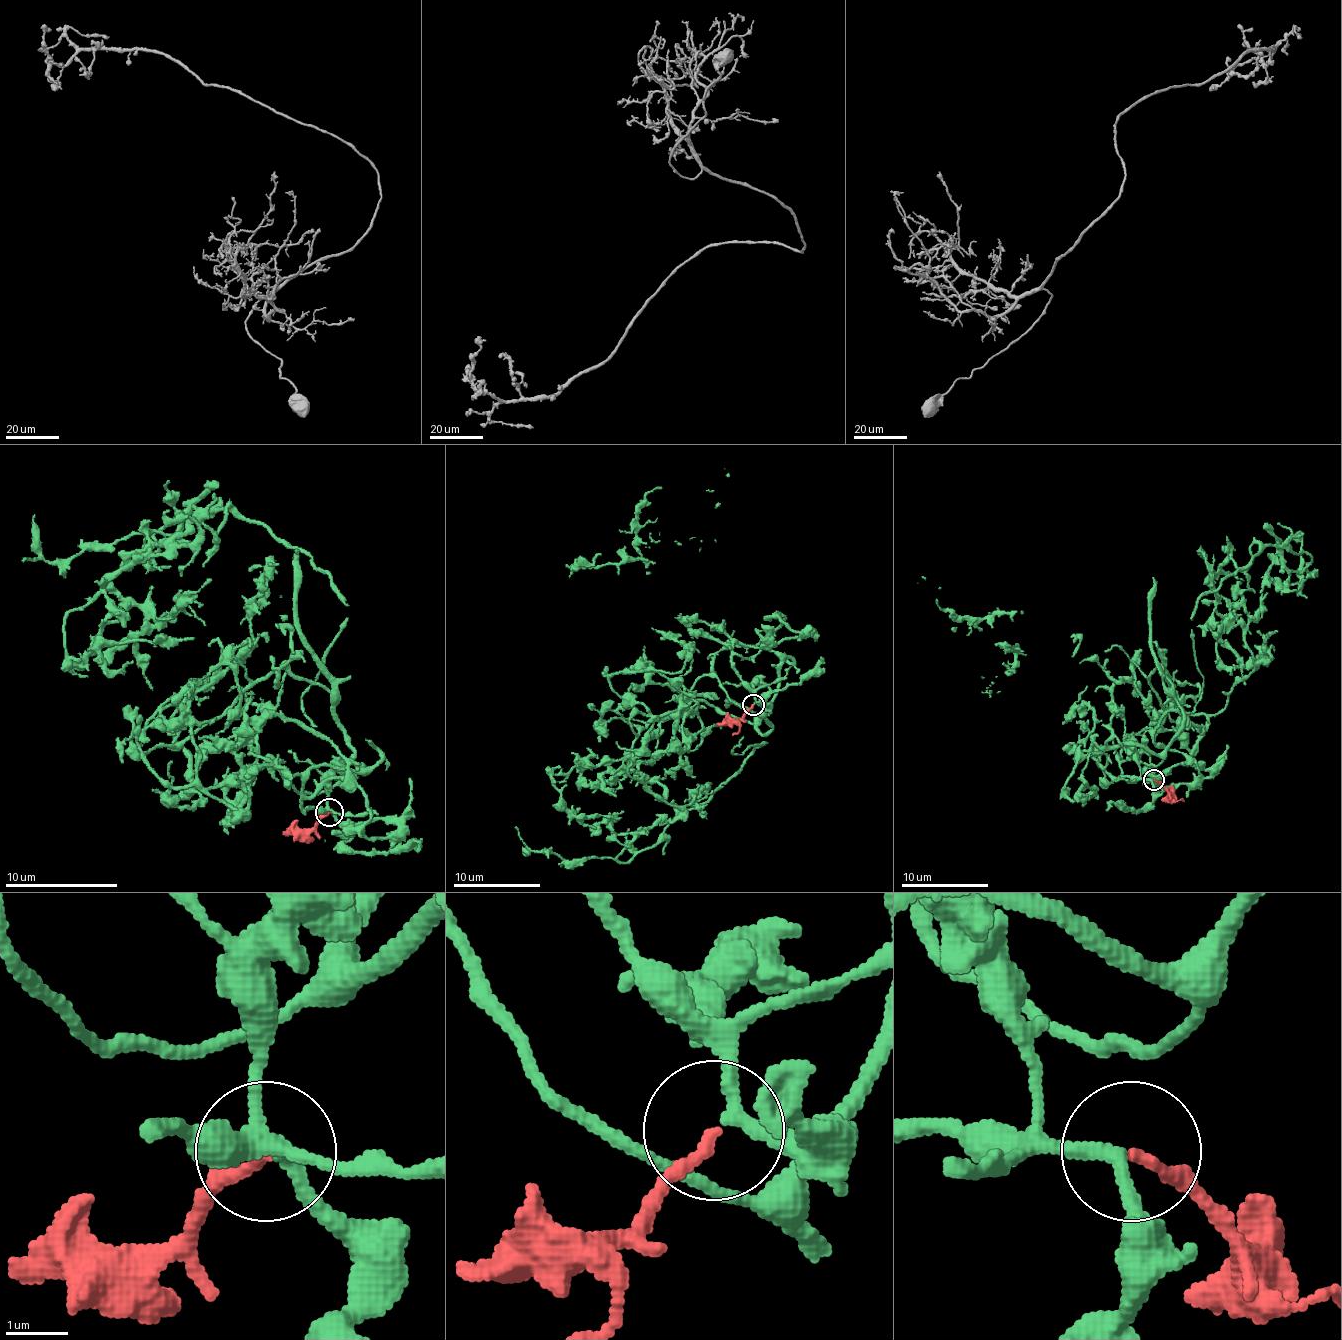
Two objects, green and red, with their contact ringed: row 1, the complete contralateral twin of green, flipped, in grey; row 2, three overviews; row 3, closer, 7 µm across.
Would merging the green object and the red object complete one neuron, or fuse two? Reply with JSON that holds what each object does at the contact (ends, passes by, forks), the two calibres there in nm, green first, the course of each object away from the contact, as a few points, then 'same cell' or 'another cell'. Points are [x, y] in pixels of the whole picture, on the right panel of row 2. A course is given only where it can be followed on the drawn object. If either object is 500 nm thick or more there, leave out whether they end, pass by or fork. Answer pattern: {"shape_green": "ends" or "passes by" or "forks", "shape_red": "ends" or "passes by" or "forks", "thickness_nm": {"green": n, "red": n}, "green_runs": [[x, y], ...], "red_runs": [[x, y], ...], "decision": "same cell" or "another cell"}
{"shape_green": "passes by", "shape_red": "ends", "thickness_nm": {"green": 200, "red": 180}, "green_runs": [[1152, 780], [1091, 749], [1167, 745], [1158, 669], [1163, 726], [1226, 706], [1256, 543], [1217, 656], [1267, 634]], "red_runs": [[1154, 780], [1176, 802], [1184, 802]], "decision": "same cell"}

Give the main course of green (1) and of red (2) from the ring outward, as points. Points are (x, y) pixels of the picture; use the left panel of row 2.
1: (330, 812), (363, 767), (285, 669), (170, 748), (279, 540), (195, 520), (69, 666), (158, 624)
2: (330, 812), (316, 824), (313, 840), (302, 840)

